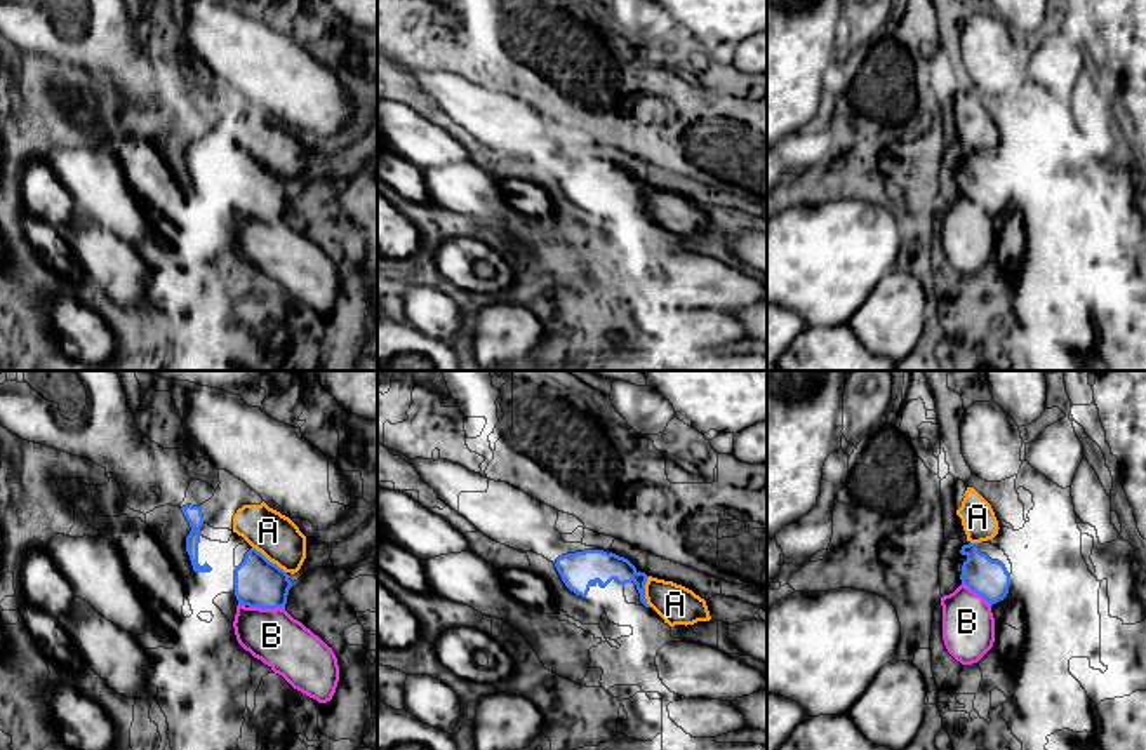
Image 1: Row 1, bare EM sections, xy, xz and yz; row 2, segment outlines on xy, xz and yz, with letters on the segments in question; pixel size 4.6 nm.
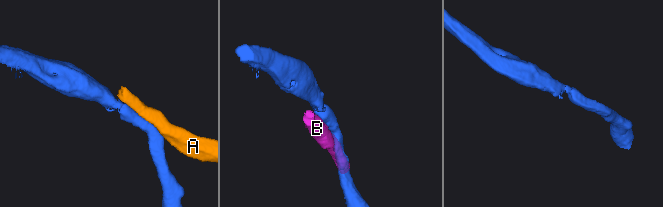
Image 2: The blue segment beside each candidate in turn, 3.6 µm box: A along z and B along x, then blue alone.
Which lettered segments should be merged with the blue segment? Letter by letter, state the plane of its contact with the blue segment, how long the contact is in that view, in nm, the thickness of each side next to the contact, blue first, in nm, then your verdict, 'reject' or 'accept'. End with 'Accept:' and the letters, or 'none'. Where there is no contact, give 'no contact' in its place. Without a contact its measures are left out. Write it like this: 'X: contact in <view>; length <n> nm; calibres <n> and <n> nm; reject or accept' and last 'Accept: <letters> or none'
A: contact in xy; length 200 nm; calibres 220 and 200 nm; reject
B: contact in xy; length 170 nm; calibres 220 and 260 nm; reject
Accept: none

